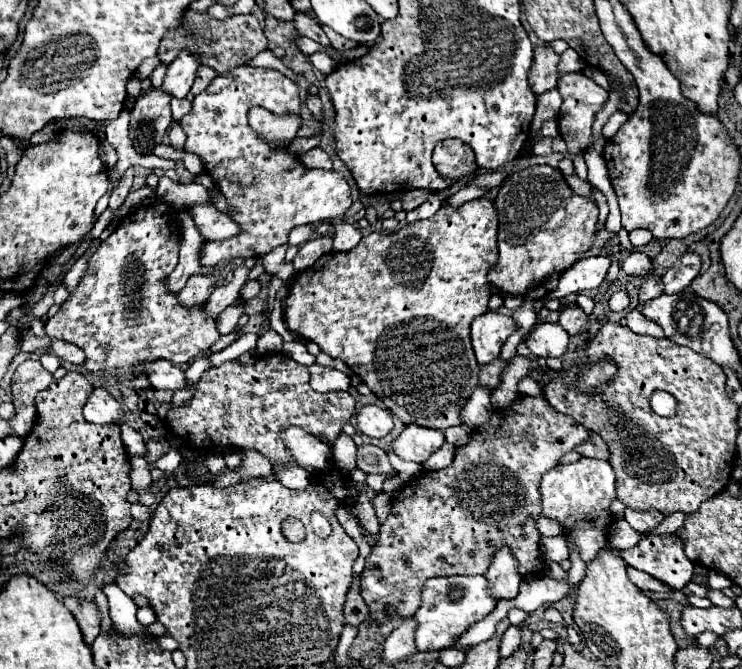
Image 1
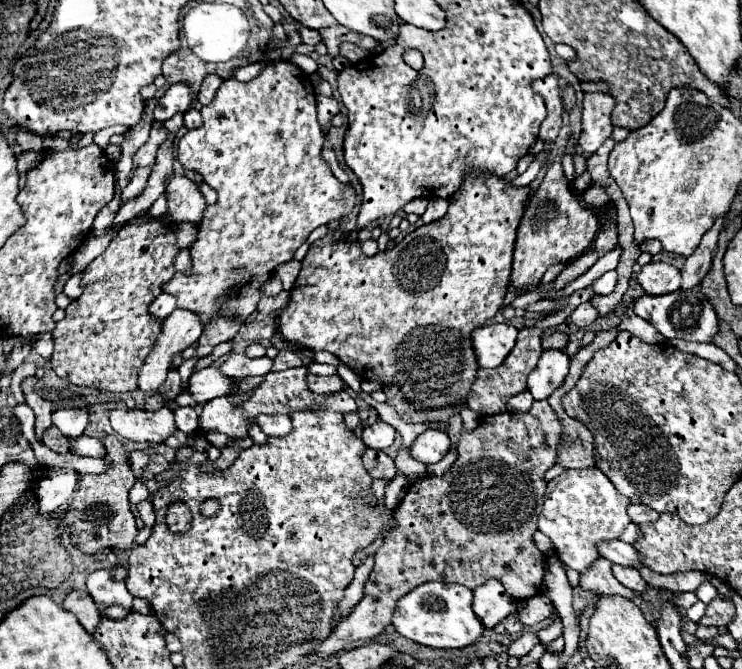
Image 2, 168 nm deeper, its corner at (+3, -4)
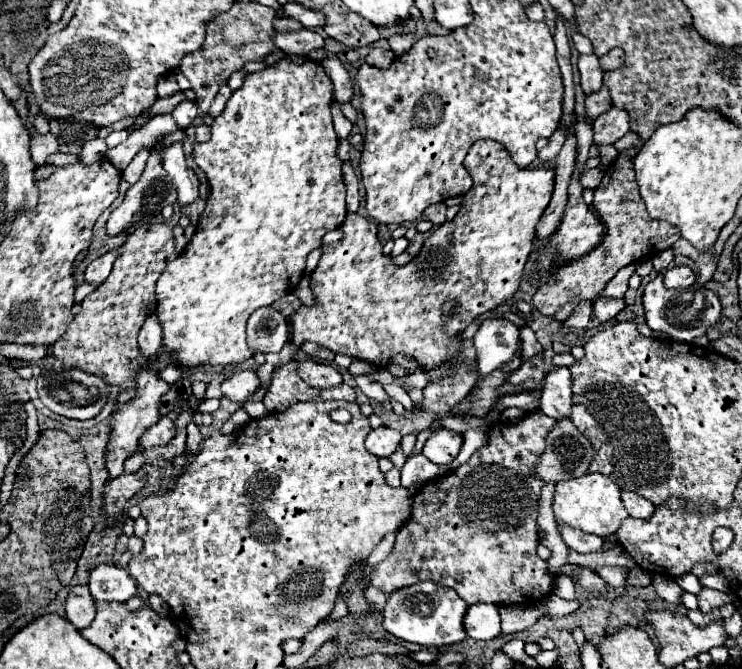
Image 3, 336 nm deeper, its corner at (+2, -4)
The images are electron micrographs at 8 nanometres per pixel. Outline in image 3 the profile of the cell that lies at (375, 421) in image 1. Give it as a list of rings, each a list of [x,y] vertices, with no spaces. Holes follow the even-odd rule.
[[[381,426],[381,428],[375,428],[367,434],[367,440],[365,440],[365,446],[371,454],[379,456],[379,458],[387,458],[395,452],[395,448],[399,446],[401,442],[401,434],[393,428],[387,428],[387,426]]]

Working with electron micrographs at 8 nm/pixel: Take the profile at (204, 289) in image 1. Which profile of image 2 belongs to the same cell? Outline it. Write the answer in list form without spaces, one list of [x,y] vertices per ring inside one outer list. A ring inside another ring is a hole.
[[[174,310],[164,322],[158,334],[156,346],[138,370],[138,388],[142,392],[154,392],[166,380],[170,360],[174,354],[192,346],[202,334],[202,324],[194,312]]]

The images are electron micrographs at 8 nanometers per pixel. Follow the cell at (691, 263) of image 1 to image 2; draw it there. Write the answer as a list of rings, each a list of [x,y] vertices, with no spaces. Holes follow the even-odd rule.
[[[726,216],[718,218],[716,224],[704,234],[704,238],[702,238],[700,246],[696,248],[696,252],[686,258],[686,264],[684,264],[684,268],[682,268],[682,288],[684,288],[684,290],[694,288],[694,286],[700,284],[702,278],[708,274],[710,264],[712,264],[712,254],[714,254],[714,250],[716,250],[718,234],[722,232],[724,220],[726,220]]]

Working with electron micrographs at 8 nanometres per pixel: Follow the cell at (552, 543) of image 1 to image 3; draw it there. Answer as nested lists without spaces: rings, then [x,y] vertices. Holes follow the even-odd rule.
[[[562,575],[556,579],[553,592],[565,600],[574,600],[576,598],[575,584],[569,575]]]

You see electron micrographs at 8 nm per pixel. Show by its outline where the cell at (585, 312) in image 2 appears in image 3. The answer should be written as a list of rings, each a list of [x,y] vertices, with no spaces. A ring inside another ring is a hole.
[[[601,298],[593,302],[593,318],[599,322],[607,322],[611,318],[617,316],[617,312],[625,306],[623,300],[615,300],[615,298]]]

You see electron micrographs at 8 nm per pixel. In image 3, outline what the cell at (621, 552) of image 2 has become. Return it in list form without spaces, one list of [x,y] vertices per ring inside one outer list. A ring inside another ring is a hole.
[[[561,526],[559,528],[565,544],[579,552],[579,554],[591,554],[591,552],[599,552],[605,548],[605,538],[601,536],[595,536],[595,534],[585,534],[585,532],[579,532],[579,530],[573,530],[573,528],[567,528],[567,526]]]

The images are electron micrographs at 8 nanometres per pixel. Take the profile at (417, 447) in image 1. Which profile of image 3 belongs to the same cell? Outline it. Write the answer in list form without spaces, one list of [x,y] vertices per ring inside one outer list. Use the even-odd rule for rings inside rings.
[[[447,428],[433,430],[423,446],[423,456],[427,456],[435,464],[449,464],[461,450],[463,438]]]

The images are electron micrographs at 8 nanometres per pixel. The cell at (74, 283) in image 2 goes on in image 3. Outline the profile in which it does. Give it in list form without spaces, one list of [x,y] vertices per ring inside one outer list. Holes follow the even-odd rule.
[[[107,252],[97,260],[93,260],[85,270],[85,282],[91,286],[99,286],[109,276],[115,258],[117,258],[117,252]]]

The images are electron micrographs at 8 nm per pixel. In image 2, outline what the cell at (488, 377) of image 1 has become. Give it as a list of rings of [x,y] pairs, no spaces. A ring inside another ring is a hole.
[[[590,288],[576,290],[576,292],[568,298],[566,306],[564,306],[560,312],[556,312],[556,314],[552,314],[552,316],[546,316],[544,320],[532,320],[530,326],[522,328],[520,334],[518,334],[518,342],[516,342],[514,350],[508,354],[508,358],[504,360],[502,366],[498,366],[498,368],[494,368],[494,370],[478,368],[478,374],[476,374],[476,380],[474,380],[474,384],[472,384],[472,390],[470,390],[470,394],[468,394],[468,402],[466,402],[466,404],[468,404],[476,414],[480,414],[480,416],[504,412],[508,398],[514,396],[514,394],[518,394],[518,392],[522,392],[522,390],[526,390],[528,374],[534,370],[534,364],[538,364],[538,360],[540,360],[540,356],[542,356],[542,344],[540,344],[540,342],[542,342],[542,334],[544,334],[546,330],[550,330],[550,328],[556,328],[558,324],[568,322],[570,312],[574,312],[574,308],[578,308],[578,304],[588,302],[588,300],[592,300],[594,296],[596,296],[596,292],[590,290]]]

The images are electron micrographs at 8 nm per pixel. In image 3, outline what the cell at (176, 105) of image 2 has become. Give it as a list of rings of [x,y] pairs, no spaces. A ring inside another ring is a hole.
[[[183,100],[175,106],[175,110],[171,112],[173,120],[177,122],[179,128],[187,128],[189,124],[193,124],[193,120],[197,118],[197,108],[193,100]]]

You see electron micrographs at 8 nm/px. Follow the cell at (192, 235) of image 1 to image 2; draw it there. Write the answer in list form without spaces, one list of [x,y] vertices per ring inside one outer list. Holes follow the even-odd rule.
[[[160,294],[160,296],[150,304],[150,316],[154,316],[156,320],[166,320],[166,316],[170,316],[170,312],[172,312],[174,308],[176,308],[174,296]]]

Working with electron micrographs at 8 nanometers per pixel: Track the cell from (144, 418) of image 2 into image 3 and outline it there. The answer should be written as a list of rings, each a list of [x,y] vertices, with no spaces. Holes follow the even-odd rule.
[[[161,416],[157,424],[149,426],[143,436],[139,438],[141,446],[143,448],[151,448],[151,446],[163,446],[167,444],[171,438],[175,436],[175,426],[173,426],[173,420],[167,418],[167,416]]]

